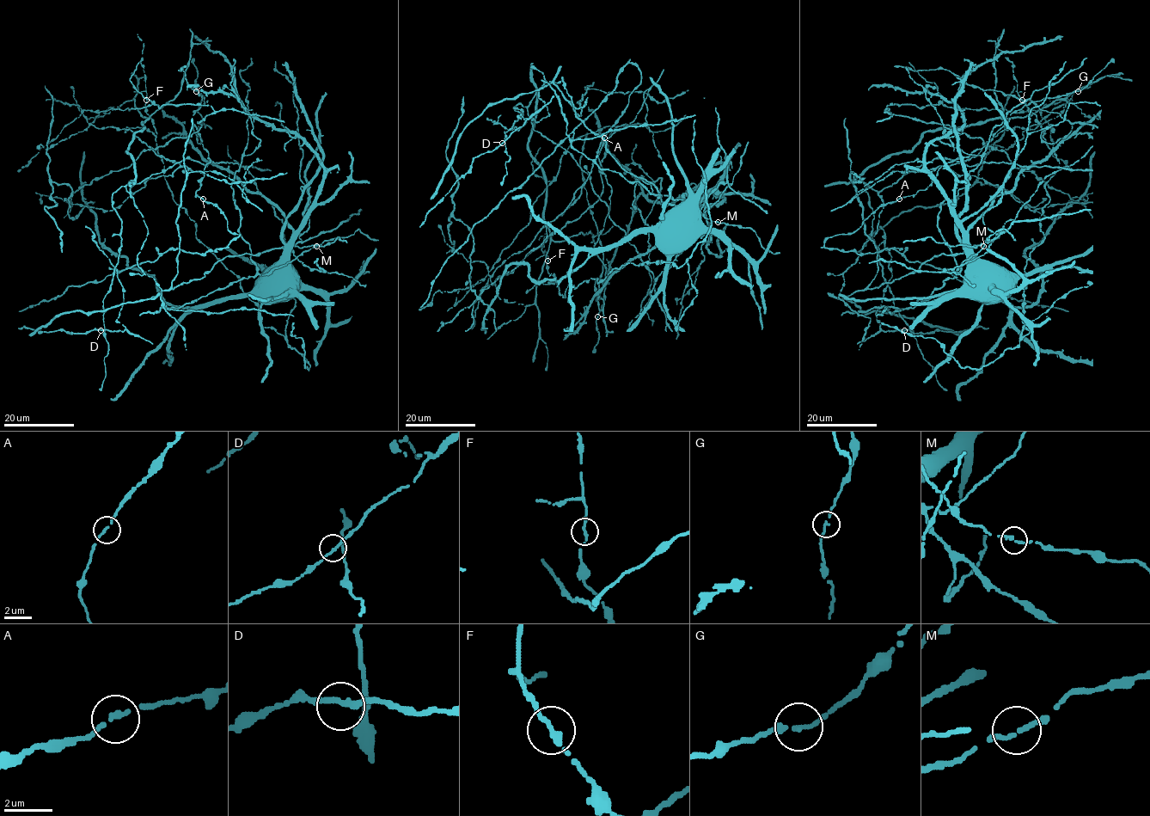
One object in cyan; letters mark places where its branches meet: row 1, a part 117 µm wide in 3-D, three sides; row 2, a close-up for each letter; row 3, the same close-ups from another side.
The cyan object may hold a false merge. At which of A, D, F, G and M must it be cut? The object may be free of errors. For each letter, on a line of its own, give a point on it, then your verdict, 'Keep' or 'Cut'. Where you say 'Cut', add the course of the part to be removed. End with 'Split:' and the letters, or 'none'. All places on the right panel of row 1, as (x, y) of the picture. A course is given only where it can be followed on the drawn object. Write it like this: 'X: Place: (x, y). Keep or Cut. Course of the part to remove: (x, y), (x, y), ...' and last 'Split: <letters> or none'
A: Place: (899, 199). Keep
D: Place: (904, 330). Keep
F: Place: (1022, 100). Keep
G: Place: (1078, 91). Keep
M: Place: (983, 246). Keep
Split: none

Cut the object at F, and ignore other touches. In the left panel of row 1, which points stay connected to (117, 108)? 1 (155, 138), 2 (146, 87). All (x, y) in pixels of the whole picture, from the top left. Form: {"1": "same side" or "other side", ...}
{"1": "other side", "2": "other side"}

